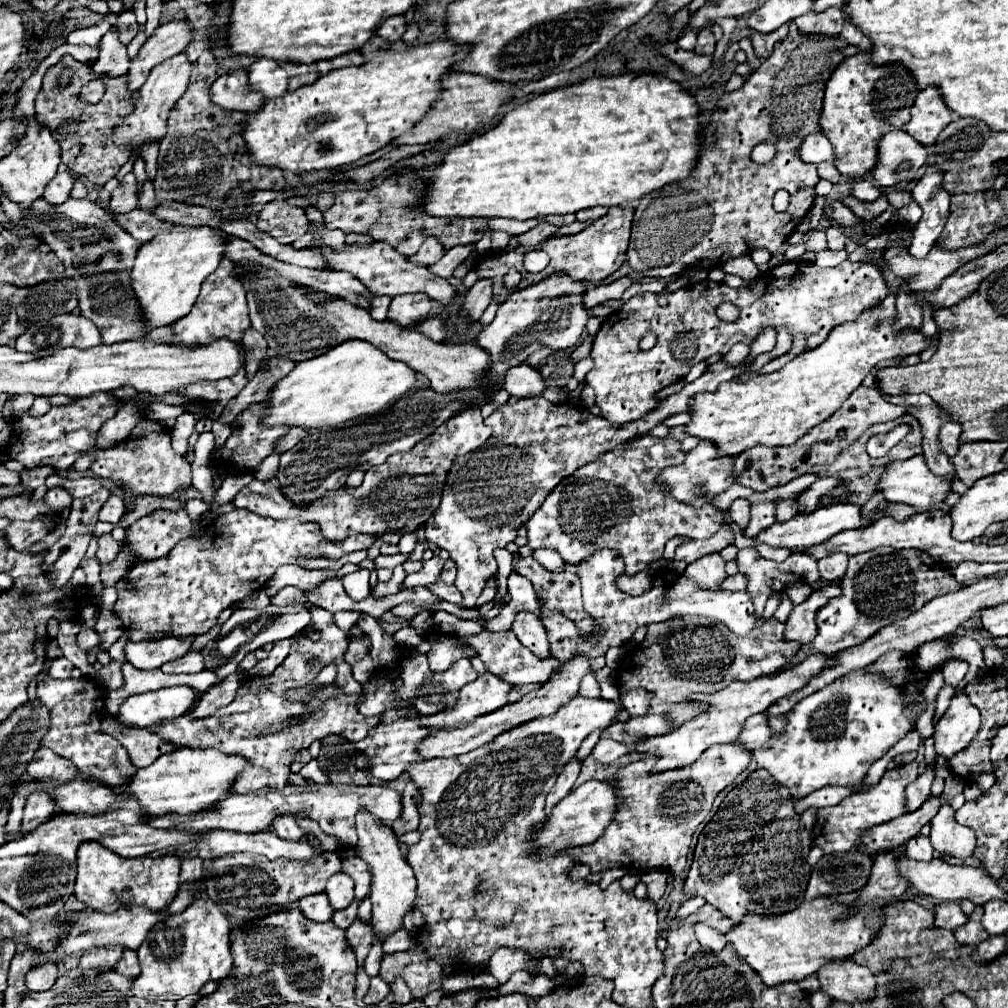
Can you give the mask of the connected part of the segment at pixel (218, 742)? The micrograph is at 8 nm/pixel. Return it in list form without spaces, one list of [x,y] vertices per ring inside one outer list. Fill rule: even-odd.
[[[283,587],[271,603],[277,605],[305,605],[311,611],[311,627],[321,633],[319,641],[303,639],[297,641],[297,645],[291,645],[291,655],[271,673],[269,677],[255,677],[247,681],[247,687],[241,687],[235,701],[217,713],[209,717],[179,717],[167,723],[161,723],[155,727],[155,733],[175,747],[191,747],[191,749],[219,749],[225,755],[241,755],[247,761],[251,761],[257,769],[261,769],[265,775],[269,775],[269,787],[283,787],[285,777],[291,773],[289,765],[297,751],[307,749],[315,739],[321,739],[329,733],[341,735],[347,741],[361,741],[367,737],[367,733],[381,723],[381,715],[375,717],[363,717],[357,711],[357,699],[359,699],[359,687],[355,687],[355,679],[351,675],[351,665],[345,663],[343,655],[347,651],[347,645],[351,641],[351,635],[347,631],[341,631],[335,621],[333,613],[319,609],[311,605],[305,597],[305,593],[297,587]],[[309,661],[317,661],[313,667]],[[329,665],[337,665],[337,677],[333,681],[333,687],[337,689],[333,697],[329,697],[319,707],[309,709],[311,699],[317,695],[321,685],[315,685],[309,695],[301,701],[289,701],[285,699],[285,691],[293,687],[307,687],[315,681],[317,673]],[[297,721],[297,723],[293,723]]]

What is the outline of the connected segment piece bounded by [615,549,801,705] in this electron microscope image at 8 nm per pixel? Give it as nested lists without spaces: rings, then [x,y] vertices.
[[[741,549],[737,555],[739,573],[747,575],[747,593],[753,599],[757,611],[757,627],[745,635],[735,637],[725,625],[709,623],[703,625],[697,617],[675,617],[665,623],[647,627],[647,635],[641,645],[633,645],[625,651],[623,659],[615,669],[615,683],[619,691],[645,689],[649,691],[651,705],[687,701],[693,693],[715,693],[733,681],[753,681],[759,675],[771,675],[781,669],[799,651],[799,643],[783,641],[785,625],[777,619],[763,619],[765,597],[773,591],[769,581],[787,579],[785,563],[763,559],[755,549]]]

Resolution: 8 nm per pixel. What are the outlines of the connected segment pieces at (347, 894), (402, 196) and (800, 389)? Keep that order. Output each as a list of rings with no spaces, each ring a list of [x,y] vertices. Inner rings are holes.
[[[339,873],[339,875],[333,875],[329,881],[327,881],[327,897],[331,901],[331,907],[335,911],[341,911],[341,909],[347,909],[351,905],[351,901],[355,899],[355,893],[353,893],[353,879],[345,873]]]
[[[409,171],[403,175],[393,175],[385,179],[381,185],[367,189],[349,189],[341,191],[335,197],[335,203],[331,205],[329,211],[323,213],[327,229],[341,229],[345,235],[347,233],[367,233],[375,241],[385,241],[393,249],[397,249],[401,255],[409,257],[415,255],[421,247],[421,243],[429,237],[435,235],[441,243],[443,249],[451,249],[455,245],[469,245],[477,243],[487,231],[485,223],[487,219],[435,219],[423,213],[421,209],[409,209],[413,201],[421,197],[419,189],[419,179],[417,173]]]
[[[887,295],[887,299],[879,303],[879,307],[873,307],[871,311],[863,313],[853,323],[835,327],[831,335],[825,339],[825,343],[797,355],[779,371],[767,373],[767,375],[759,373],[747,381],[737,381],[737,379],[727,381],[727,383],[721,383],[719,389],[713,393],[697,393],[695,397],[691,397],[691,403],[689,403],[691,421],[685,425],[685,433],[701,441],[715,443],[719,455],[727,455],[727,457],[741,455],[743,451],[755,445],[781,447],[781,445],[795,443],[811,427],[831,417],[843,405],[843,401],[861,385],[861,381],[879,361],[893,359],[893,357],[907,357],[911,353],[921,353],[929,345],[929,339],[925,339],[923,333],[919,331],[905,331],[905,333],[895,335],[893,323],[895,323],[895,295]]]

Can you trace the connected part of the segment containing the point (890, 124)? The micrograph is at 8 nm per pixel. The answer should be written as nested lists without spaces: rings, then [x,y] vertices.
[[[857,53],[843,59],[825,85],[819,127],[833,145],[835,167],[845,177],[861,177],[875,167],[877,141],[891,129],[901,129],[909,121],[909,109],[917,97],[911,73],[901,65],[871,65],[871,53]]]

